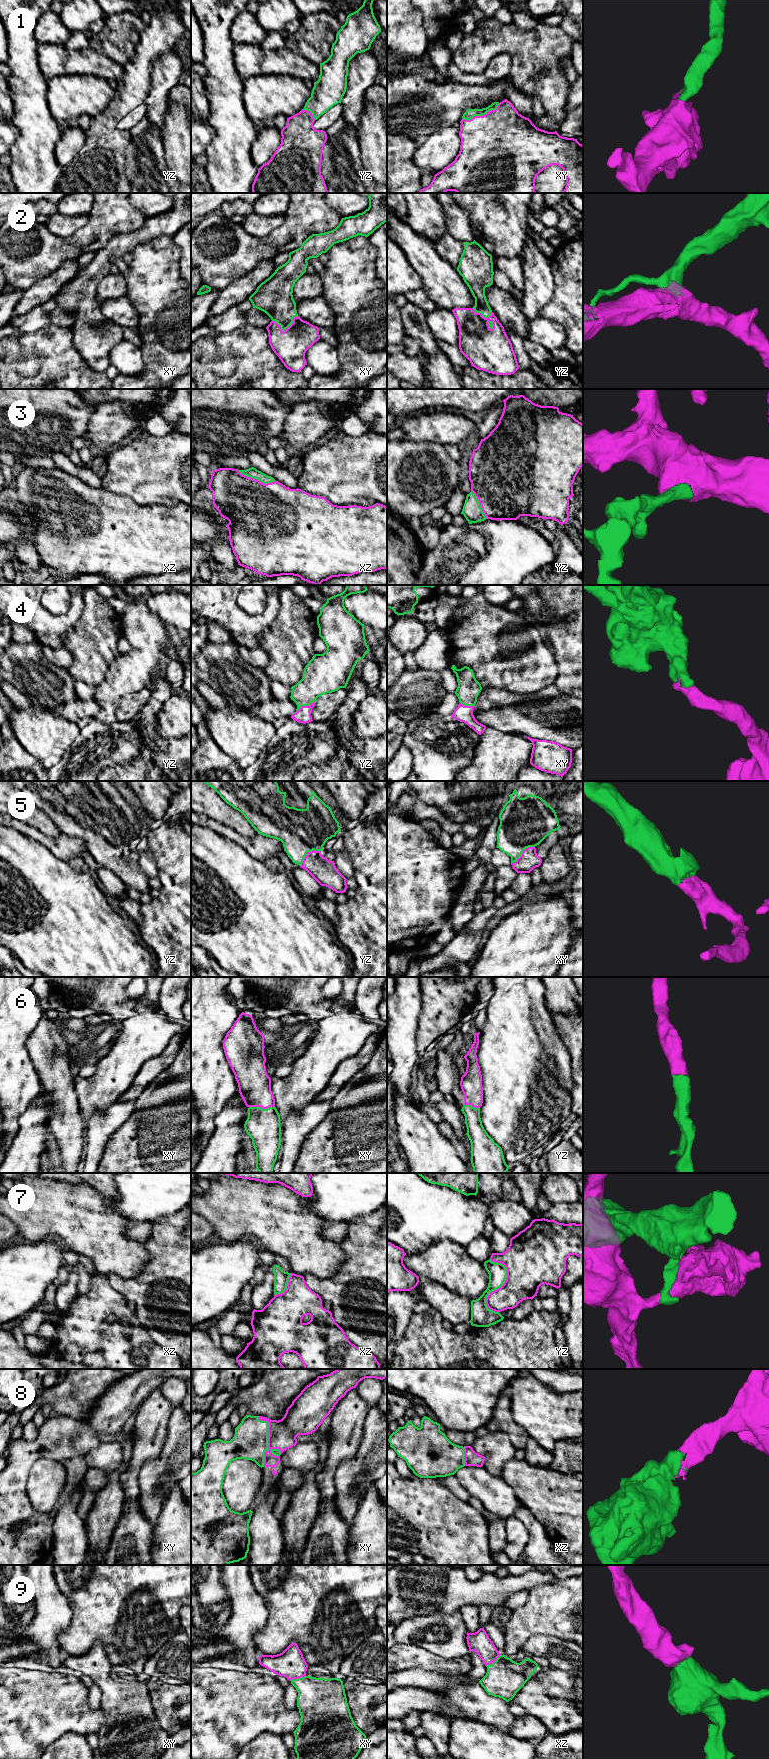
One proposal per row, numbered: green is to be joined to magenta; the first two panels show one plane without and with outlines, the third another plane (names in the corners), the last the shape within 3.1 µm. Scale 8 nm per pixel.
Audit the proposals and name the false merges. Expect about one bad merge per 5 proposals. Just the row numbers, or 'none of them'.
7

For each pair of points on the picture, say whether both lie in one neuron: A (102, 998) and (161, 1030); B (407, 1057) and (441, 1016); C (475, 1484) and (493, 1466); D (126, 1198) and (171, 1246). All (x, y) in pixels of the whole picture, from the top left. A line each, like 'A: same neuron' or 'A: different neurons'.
A: different neurons
B: different neurons
C: different neurons
D: different neurons

